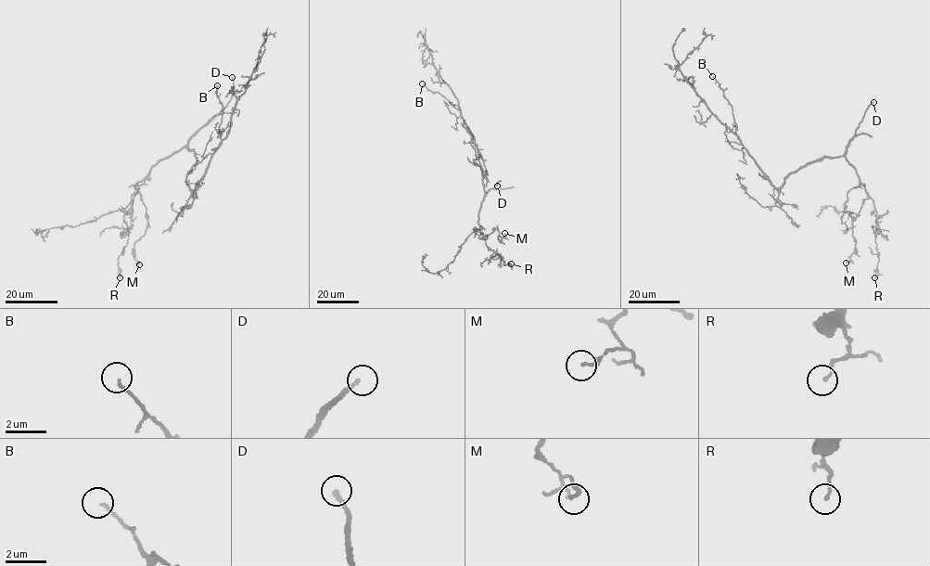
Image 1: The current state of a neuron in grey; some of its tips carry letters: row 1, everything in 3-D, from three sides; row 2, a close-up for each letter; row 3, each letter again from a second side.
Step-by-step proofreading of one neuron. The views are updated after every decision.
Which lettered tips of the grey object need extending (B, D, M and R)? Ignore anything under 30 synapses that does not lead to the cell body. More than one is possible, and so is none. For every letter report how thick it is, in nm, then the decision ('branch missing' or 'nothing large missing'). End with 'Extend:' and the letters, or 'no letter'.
B: calibre 150 nm; nothing large missing
D: calibre 200 nm; branch missing
M: calibre 160 nm; nothing large missing
R: calibre 130 nm; nothing large missing
Extend: D

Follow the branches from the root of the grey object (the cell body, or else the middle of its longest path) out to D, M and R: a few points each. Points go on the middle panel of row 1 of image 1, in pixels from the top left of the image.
D: (478, 165), (481, 168), (485, 194), (500, 180), (497, 186)
M: (478, 165), (484, 194), (478, 214), (478, 237), (485, 239), (494, 228), (499, 232), (498, 239), (504, 233)
R: (478, 165), (481, 168), (484, 194), (478, 214), (478, 237), (502, 255), (504, 264), (511, 263)

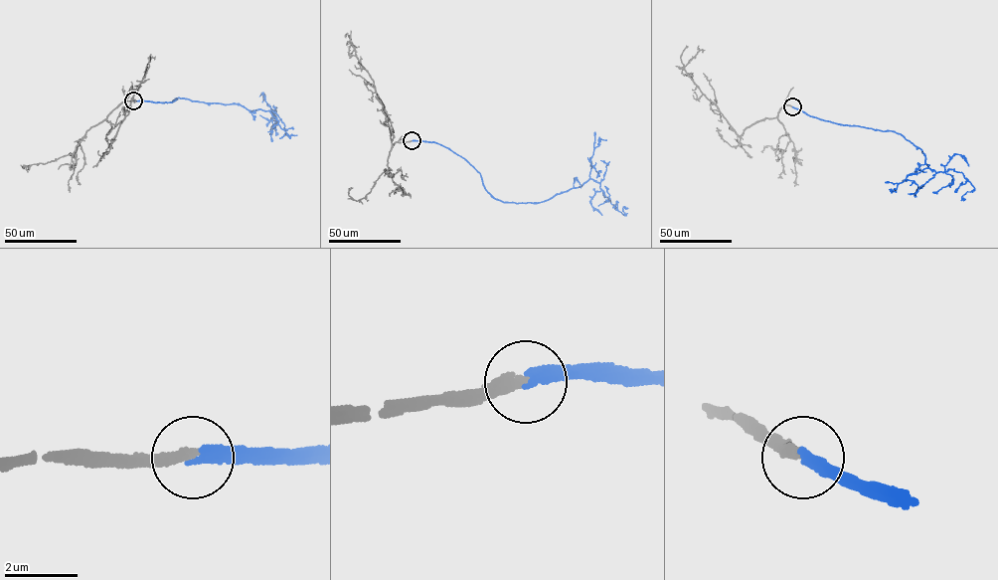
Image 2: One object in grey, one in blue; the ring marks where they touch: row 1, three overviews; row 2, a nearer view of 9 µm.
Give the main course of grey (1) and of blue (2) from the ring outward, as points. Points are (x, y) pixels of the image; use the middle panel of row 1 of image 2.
1: (412, 140), (393, 146), (383, 105), (350, 42), (359, 47)
2: (412, 140), (461, 156), (502, 202), (543, 202), (591, 178), (624, 215), (628, 208)

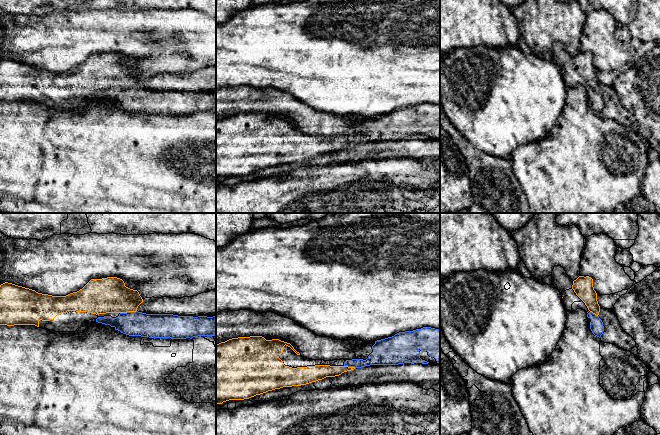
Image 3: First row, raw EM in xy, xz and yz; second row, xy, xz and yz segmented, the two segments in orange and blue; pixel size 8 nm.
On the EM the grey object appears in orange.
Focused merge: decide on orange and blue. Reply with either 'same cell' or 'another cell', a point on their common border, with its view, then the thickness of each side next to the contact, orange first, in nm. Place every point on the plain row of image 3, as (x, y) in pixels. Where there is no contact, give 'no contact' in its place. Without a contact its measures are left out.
same cell | xy (128, 87) | 280/190 nm

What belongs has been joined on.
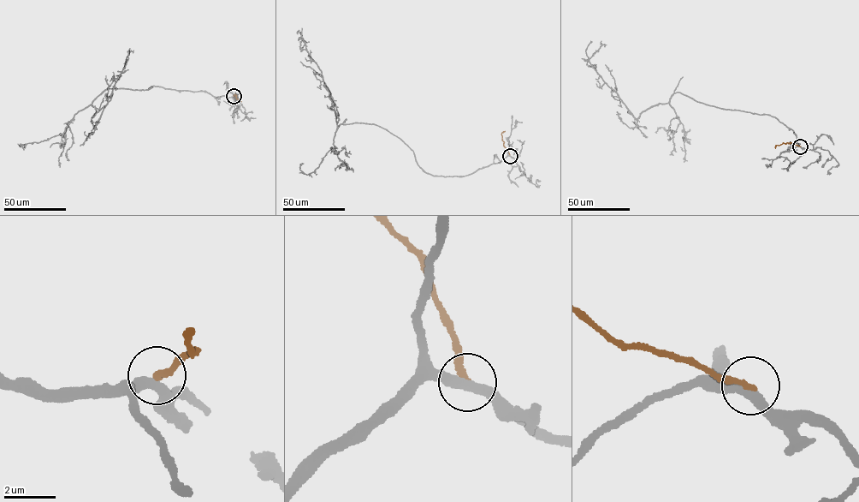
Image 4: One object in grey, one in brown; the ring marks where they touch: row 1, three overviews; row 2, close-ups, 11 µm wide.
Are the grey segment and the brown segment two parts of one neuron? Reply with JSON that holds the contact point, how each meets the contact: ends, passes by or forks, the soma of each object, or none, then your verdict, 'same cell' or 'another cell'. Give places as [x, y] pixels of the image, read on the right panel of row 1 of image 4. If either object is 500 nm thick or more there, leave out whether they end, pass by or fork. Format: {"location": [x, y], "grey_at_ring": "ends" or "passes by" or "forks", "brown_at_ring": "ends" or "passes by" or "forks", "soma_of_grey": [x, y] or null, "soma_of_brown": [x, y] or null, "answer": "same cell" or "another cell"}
{"location": [800, 146], "grey_at_ring": "passes by", "brown_at_ring": "ends", "soma_of_grey": null, "soma_of_brown": null, "answer": "another cell"}

